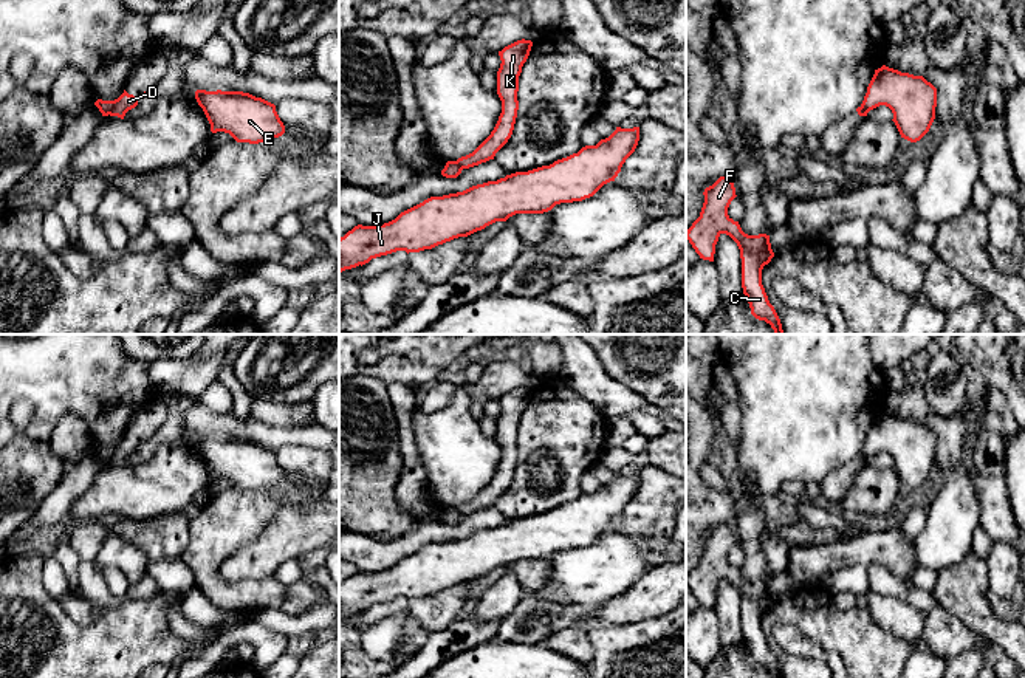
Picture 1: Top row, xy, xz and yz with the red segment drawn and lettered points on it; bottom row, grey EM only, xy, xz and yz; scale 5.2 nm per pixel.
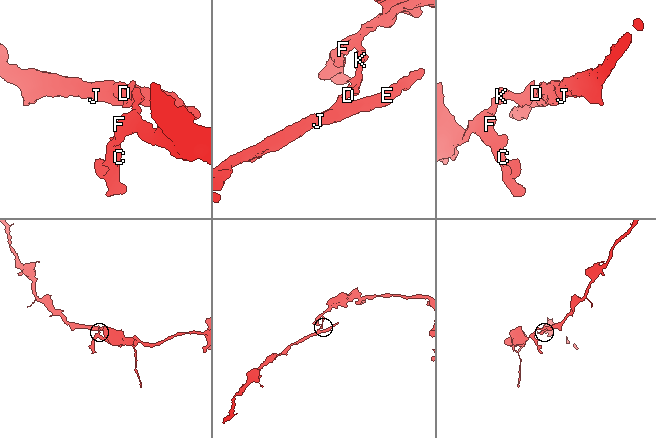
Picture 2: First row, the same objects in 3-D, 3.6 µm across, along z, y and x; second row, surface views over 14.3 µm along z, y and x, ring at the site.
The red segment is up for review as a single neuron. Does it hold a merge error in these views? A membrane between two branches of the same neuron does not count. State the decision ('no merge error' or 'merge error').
merge error

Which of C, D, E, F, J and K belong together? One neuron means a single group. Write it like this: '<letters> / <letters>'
C D F K / E J

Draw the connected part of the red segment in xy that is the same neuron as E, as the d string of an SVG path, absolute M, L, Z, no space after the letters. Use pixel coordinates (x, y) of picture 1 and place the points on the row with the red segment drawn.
M197 90L195 99L203 108L211 132L229 133L237 142L268 142L285 133L276 105L243 91Z

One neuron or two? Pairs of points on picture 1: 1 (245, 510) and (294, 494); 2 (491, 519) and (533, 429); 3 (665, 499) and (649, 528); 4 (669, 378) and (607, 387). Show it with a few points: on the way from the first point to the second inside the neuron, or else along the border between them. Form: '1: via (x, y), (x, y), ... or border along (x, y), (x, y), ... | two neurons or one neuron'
1: via (257, 508), (282, 494) | one neuron
2: border along (493, 506), (507, 520) | two neurons
3: via (657, 506), (651, 514), (651, 520) | one neuron
4: border along (598, 358), (615, 380), (647, 401) | two neurons

